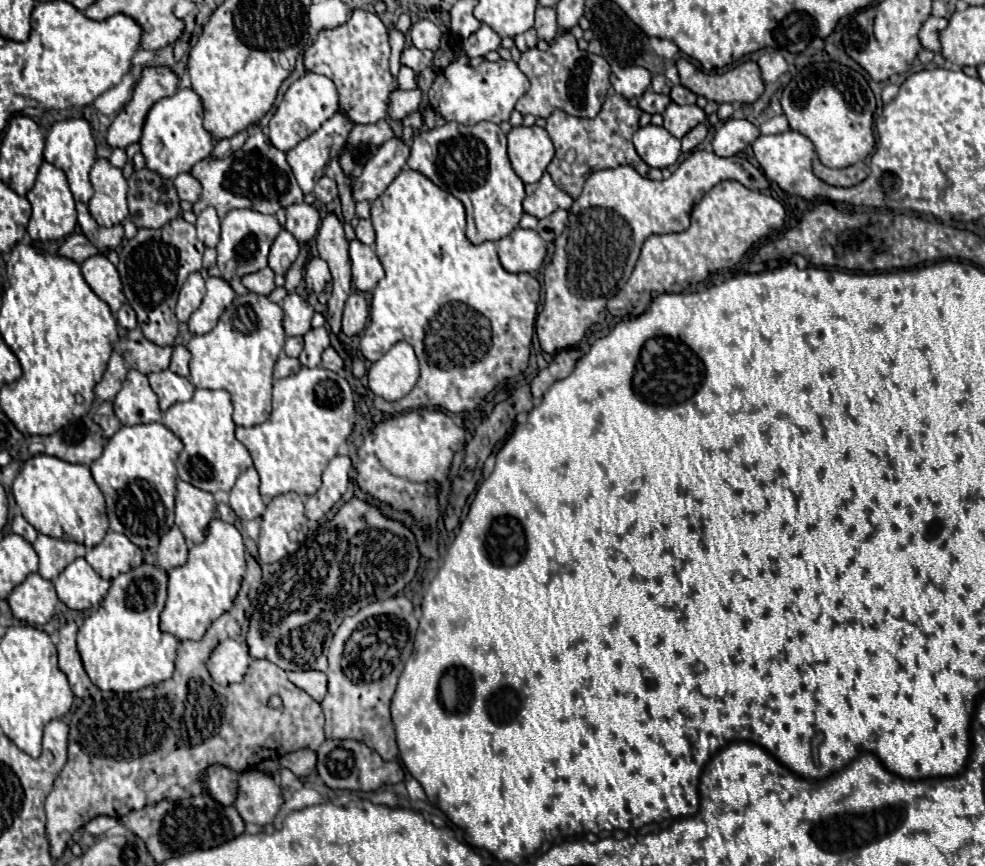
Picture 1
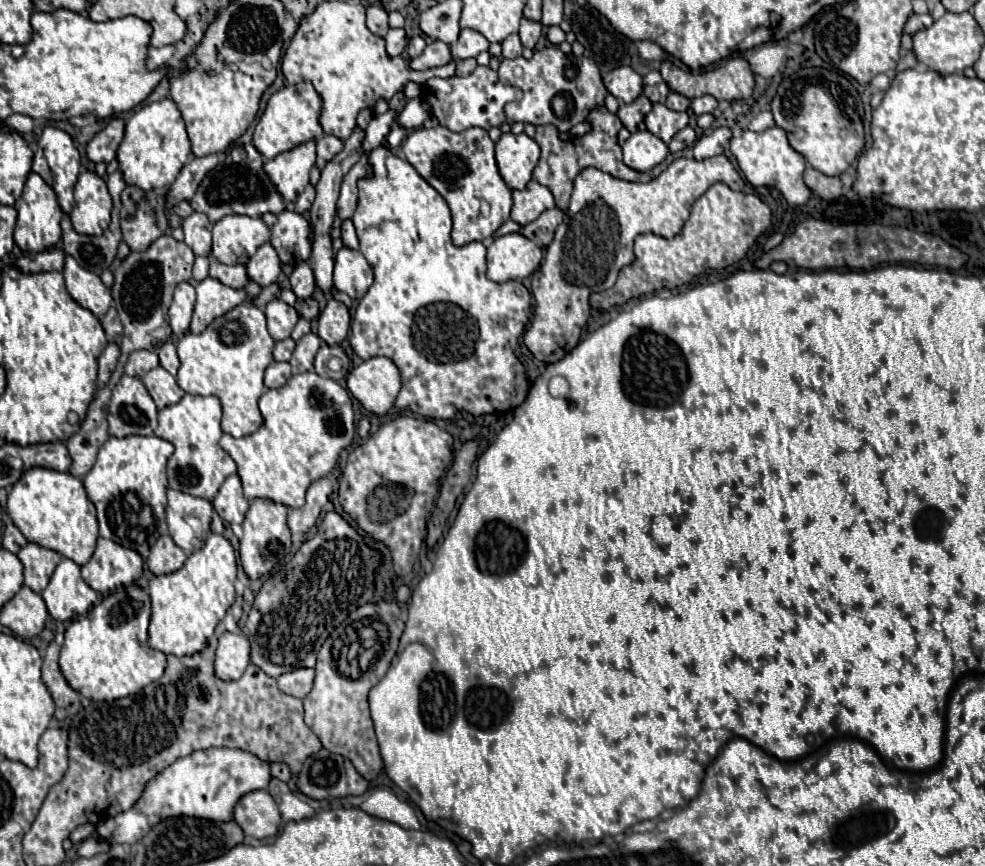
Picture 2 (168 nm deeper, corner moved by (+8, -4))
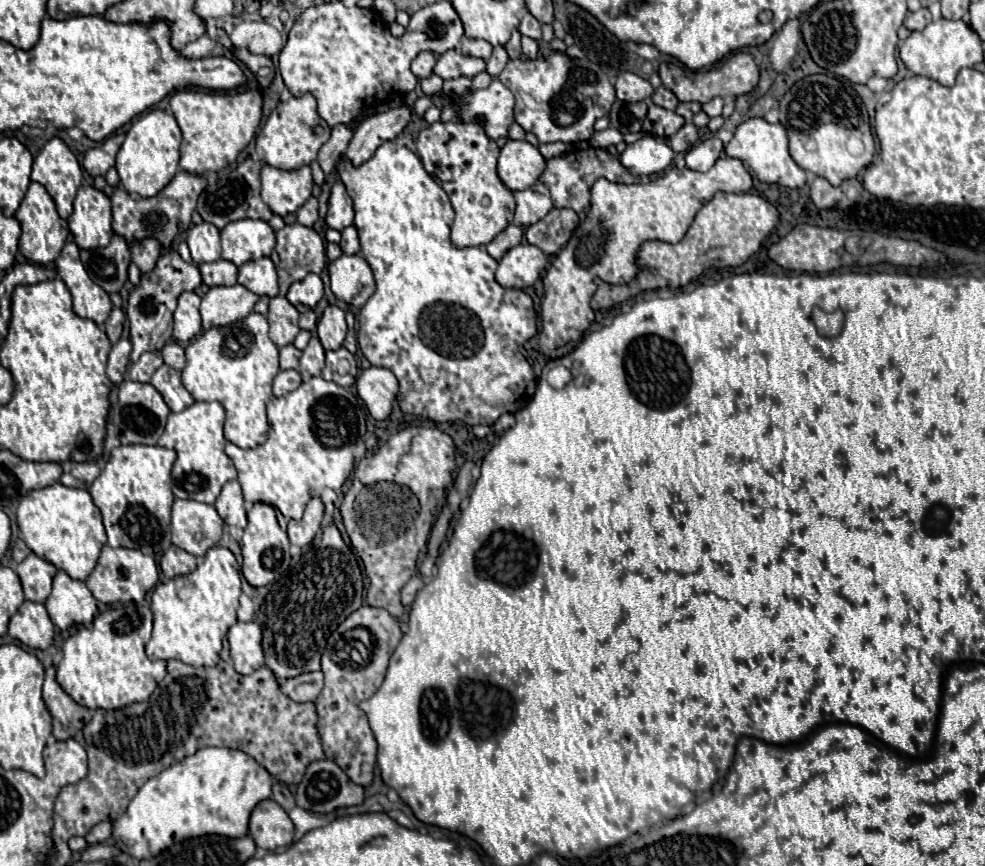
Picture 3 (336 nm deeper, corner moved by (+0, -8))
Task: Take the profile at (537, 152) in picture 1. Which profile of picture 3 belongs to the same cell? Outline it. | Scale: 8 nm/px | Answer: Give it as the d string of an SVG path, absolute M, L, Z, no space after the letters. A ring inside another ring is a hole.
M508 140L498 156L498 176L506 188L526 190L544 172L546 160L530 142Z

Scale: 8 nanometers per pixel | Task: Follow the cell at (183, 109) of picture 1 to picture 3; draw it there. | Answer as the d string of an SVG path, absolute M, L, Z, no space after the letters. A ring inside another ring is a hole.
M150 110L134 120L132 128L126 132L126 140L116 154L116 172L120 184L128 194L138 194L142 198L156 196L176 174L180 160L180 128L172 114L164 110Z

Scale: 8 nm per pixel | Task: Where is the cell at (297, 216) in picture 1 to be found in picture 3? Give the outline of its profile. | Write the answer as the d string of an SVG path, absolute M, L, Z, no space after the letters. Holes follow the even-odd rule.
M290 224L276 232L276 254L272 254L270 258L278 272L278 294L284 296L292 282L302 280L310 272L320 274L324 270L324 240L314 228Z

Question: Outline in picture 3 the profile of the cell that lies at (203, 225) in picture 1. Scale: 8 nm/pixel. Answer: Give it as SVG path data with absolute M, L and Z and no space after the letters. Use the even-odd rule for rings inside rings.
M208 222L192 226L188 230L186 242L190 246L192 260L196 264L216 262L220 258L220 232L216 226L212 226Z

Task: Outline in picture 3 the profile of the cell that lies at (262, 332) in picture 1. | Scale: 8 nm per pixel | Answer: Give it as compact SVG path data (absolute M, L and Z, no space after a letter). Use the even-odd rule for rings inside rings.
M252 312L248 318L238 320L230 326L204 330L198 338L194 338L186 348L186 366L182 370L182 384L190 392L190 396L198 402L216 400L226 410L226 426L224 438L240 448L254 448L266 442L268 422L266 422L266 404L272 400L272 380L278 374L278 348L268 338L268 320L262 314Z

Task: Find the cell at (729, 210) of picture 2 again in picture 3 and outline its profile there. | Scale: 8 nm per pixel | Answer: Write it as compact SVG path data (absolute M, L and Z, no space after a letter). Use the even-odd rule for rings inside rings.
M718 192L702 210L696 214L688 234L678 244L666 242L644 242L636 252L636 264L640 268L638 276L630 284L622 286L608 286L600 288L594 294L592 308L610 308L626 298L632 298L640 290L654 290L654 288L678 288L686 286L690 280L698 278L704 268L720 262L720 266L740 266L744 264L754 252L760 250L764 238L770 236L776 222L780 220L780 212L762 196L754 194L726 194Z

